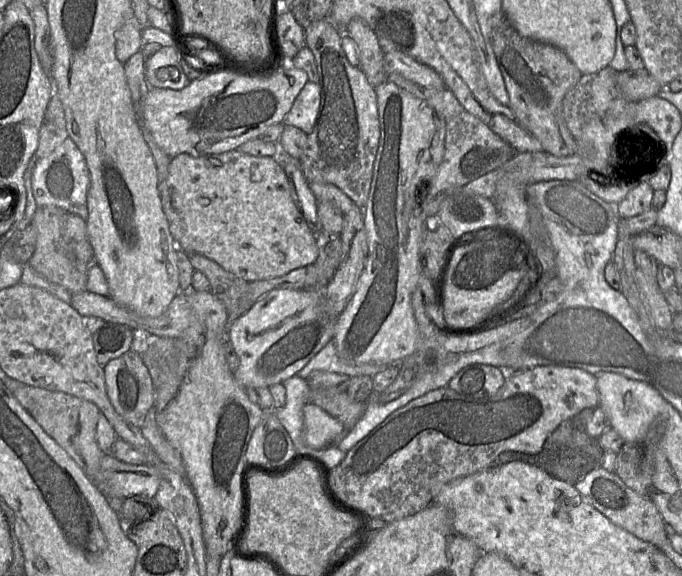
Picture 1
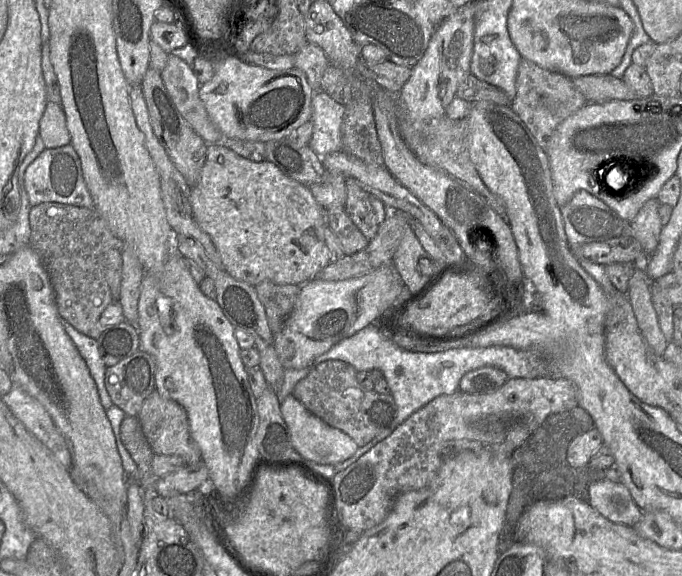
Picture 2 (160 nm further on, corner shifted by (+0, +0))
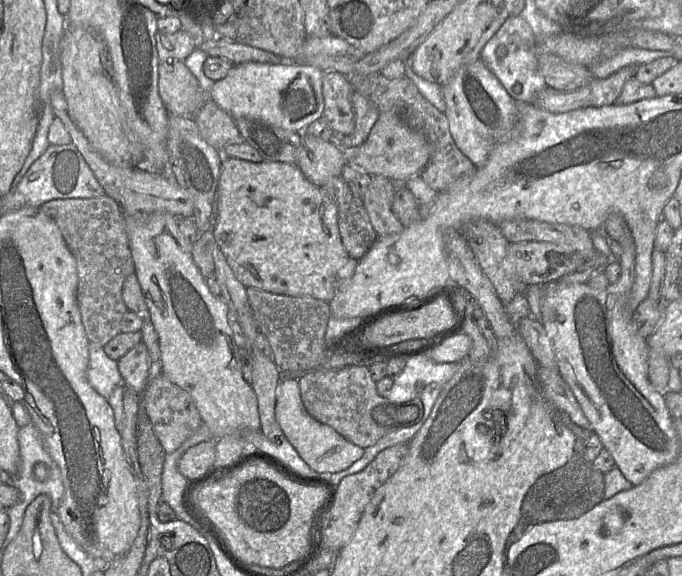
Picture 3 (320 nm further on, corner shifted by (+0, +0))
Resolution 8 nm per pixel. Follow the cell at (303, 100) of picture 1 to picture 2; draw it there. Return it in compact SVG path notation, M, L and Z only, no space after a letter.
M314 92L311 102L313 133L308 146L319 156L341 151L341 124L345 106L326 92Z

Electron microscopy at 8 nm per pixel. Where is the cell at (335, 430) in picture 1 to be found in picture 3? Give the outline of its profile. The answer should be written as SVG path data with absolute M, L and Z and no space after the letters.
M285 376L276 388L275 418L285 437L307 465L318 473L336 473L350 467L364 454L364 449L346 440L332 427L320 423L306 411L297 378Z

